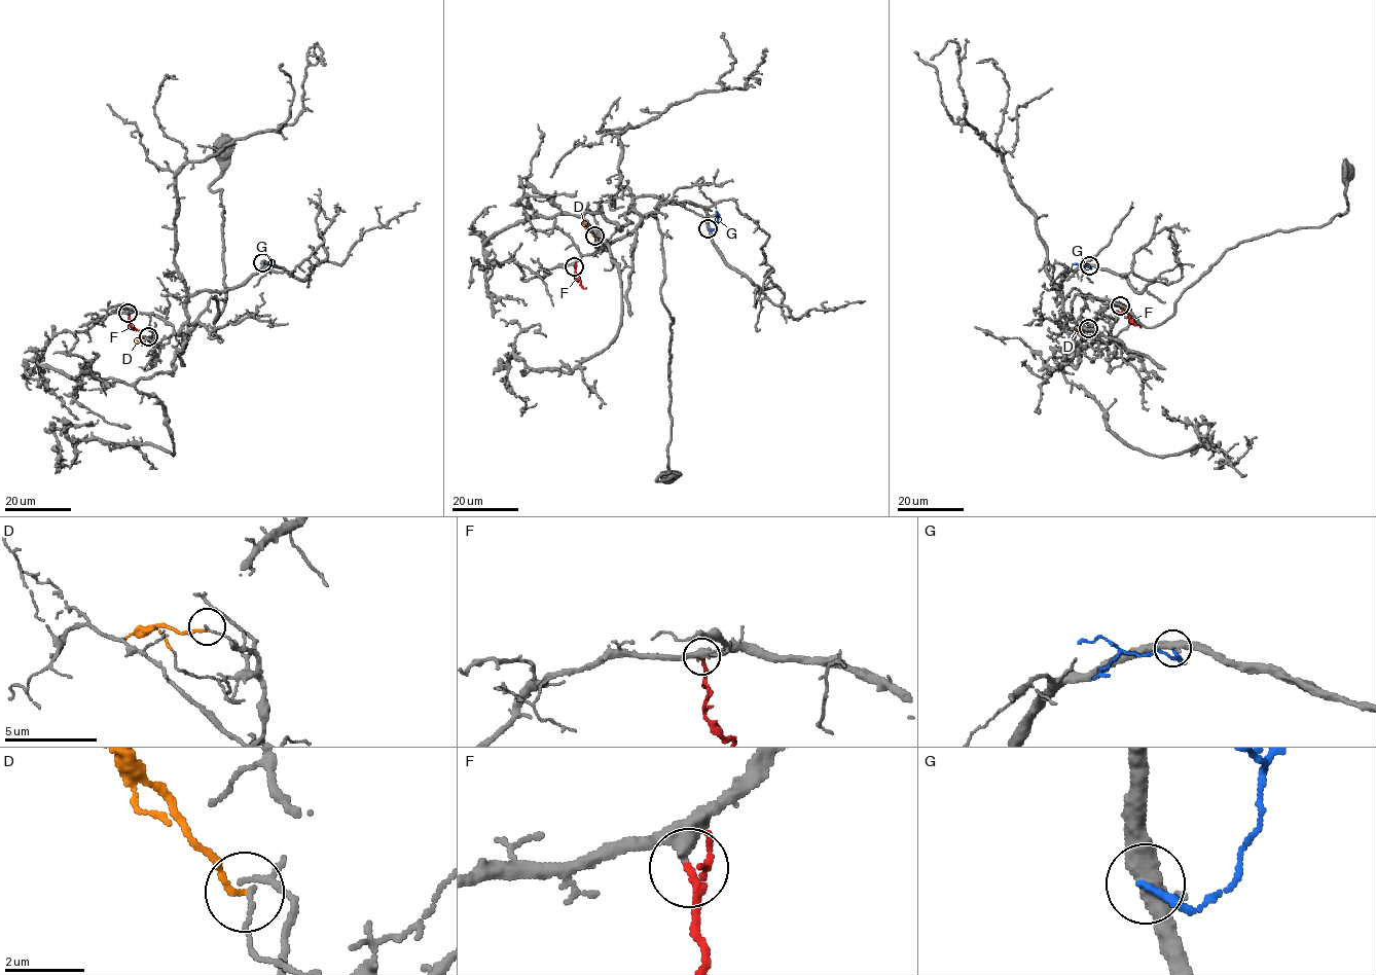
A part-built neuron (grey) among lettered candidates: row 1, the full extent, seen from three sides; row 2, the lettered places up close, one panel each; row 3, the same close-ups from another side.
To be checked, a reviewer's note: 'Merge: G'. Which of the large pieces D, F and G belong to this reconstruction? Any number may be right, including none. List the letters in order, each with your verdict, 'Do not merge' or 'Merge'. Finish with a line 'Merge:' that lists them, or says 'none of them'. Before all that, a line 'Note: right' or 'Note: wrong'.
Note: wrong
D: Do not merge
F: Merge
G: Do not merge
Merge: F

